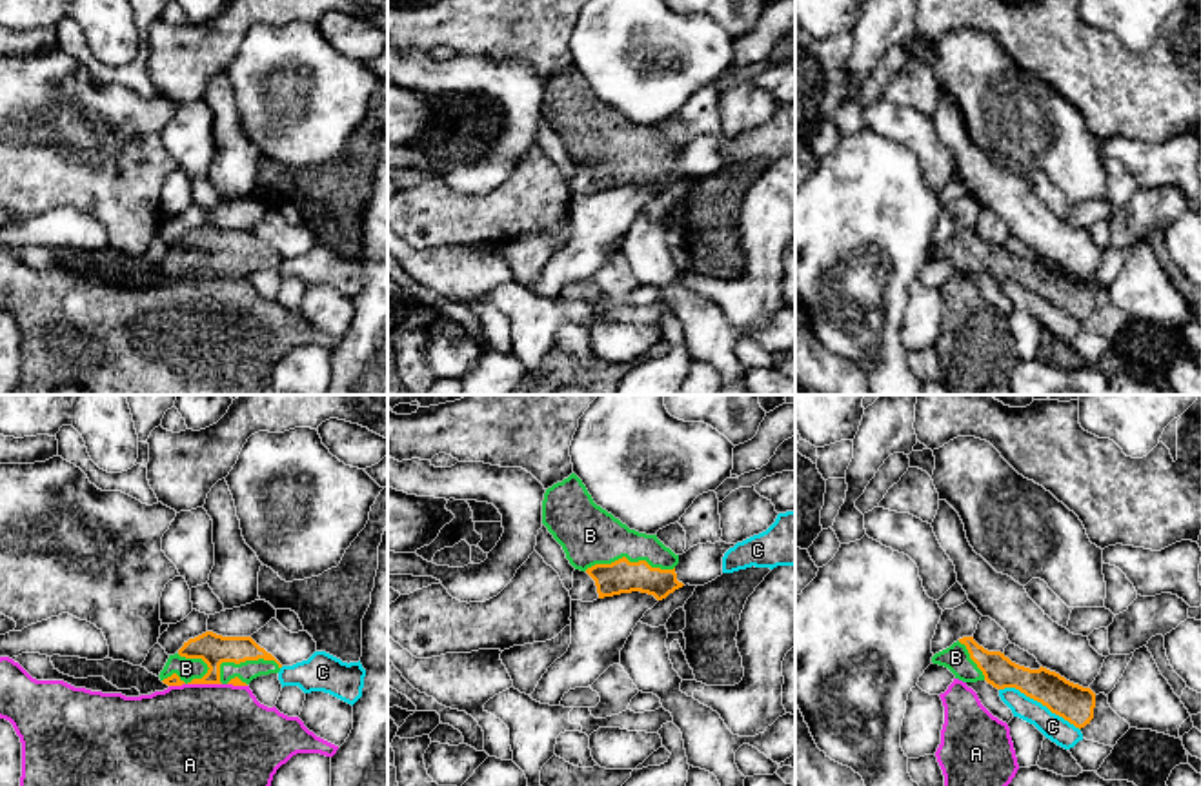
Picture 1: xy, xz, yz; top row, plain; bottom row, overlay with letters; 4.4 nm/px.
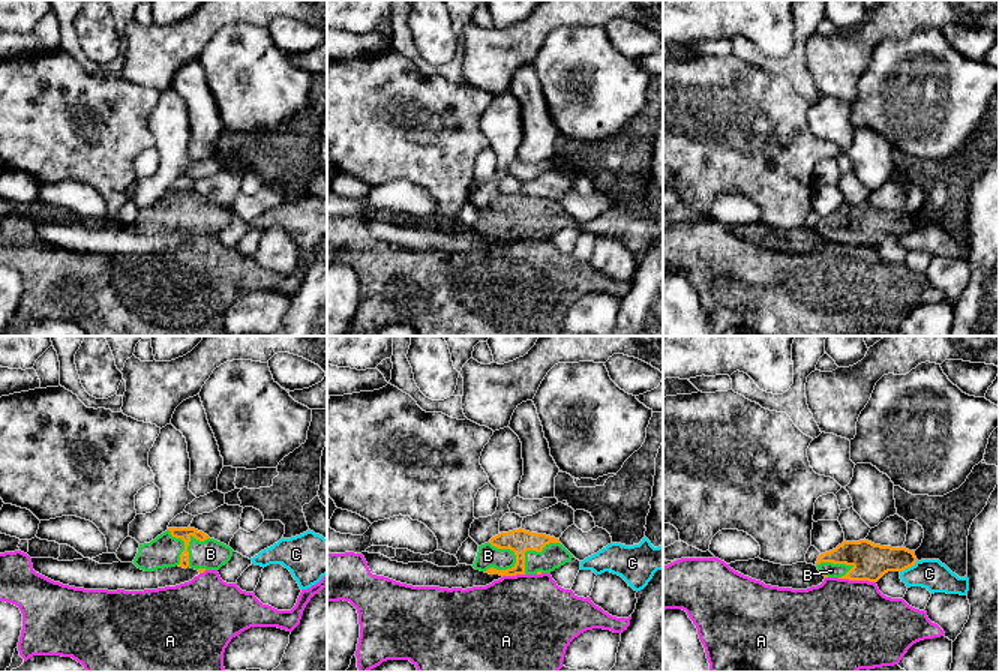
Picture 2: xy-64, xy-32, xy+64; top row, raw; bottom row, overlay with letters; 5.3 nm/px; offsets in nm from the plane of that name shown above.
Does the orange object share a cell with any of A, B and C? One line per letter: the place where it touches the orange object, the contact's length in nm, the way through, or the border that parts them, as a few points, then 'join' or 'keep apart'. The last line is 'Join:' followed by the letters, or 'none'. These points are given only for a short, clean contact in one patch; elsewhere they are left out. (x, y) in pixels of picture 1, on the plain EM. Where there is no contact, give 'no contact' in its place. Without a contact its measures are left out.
A: xy (204, 275) | 150 nm | along xy (188, 275), (221, 277) | keep apart
B: xz (628, 153) | 400 nm | join
C: yz (1039, 293) | 400 nm | keep apart
Join: B

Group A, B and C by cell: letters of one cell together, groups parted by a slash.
A / B / C

